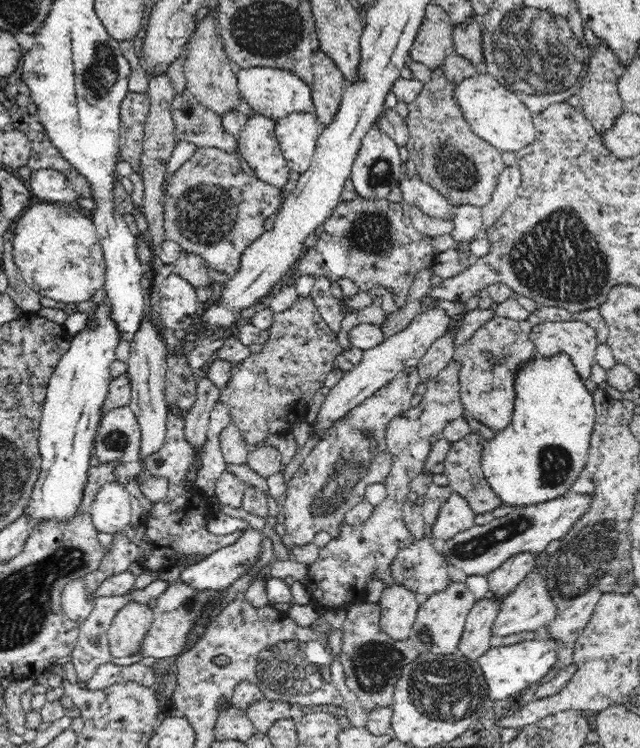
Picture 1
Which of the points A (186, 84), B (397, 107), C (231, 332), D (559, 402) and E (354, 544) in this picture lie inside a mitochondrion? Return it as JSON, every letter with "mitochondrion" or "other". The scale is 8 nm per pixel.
{"A":"other","B":"other","C":"other","D":"other","E":"other"}

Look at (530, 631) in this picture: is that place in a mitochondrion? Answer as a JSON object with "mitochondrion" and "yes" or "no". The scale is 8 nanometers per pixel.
{"mitochondrion":"no"}

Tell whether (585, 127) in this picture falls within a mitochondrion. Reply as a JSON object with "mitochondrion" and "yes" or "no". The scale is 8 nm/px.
{"mitochondrion":"no"}

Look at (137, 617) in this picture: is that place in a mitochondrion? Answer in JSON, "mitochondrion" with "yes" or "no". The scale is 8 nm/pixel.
{"mitochondrion":"no"}

